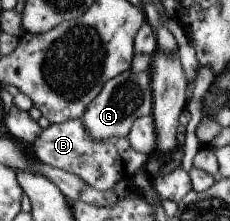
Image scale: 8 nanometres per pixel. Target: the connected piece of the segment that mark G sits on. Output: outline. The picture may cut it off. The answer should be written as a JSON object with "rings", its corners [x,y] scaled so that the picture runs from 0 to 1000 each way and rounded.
{"rings":[[[552,312],[448,385],[448,403],[378,475],[348,534],[370,566],[361,584],[387,602],[387,620],[422,638],[474,620],[548,620],[587,538],[657,516],[661,416],[648,326],[639,312],[613,330],[578,330],[570,312]]]}

